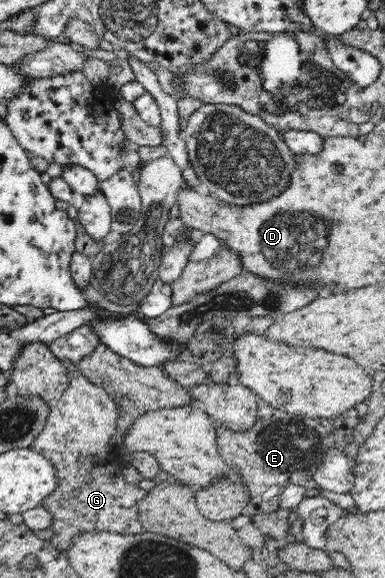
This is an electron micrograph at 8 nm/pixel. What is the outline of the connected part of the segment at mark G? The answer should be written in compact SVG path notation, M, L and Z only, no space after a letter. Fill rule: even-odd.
M79 370L72 373L70 384L65 393L49 406L49 415L43 427L42 433L35 437L30 446L35 452L46 457L55 471L57 485L47 497L40 503L39 507L43 513L51 516L51 537L49 542L53 547L66 553L73 545L74 537L79 534L95 529L97 531L117 532L123 535L142 534L145 532L138 514L138 501L142 500L149 491L139 488L135 484L129 484L123 476L123 469L129 466L122 450L111 446L111 438L117 433L117 418L122 410L119 402L101 386L89 382Z

